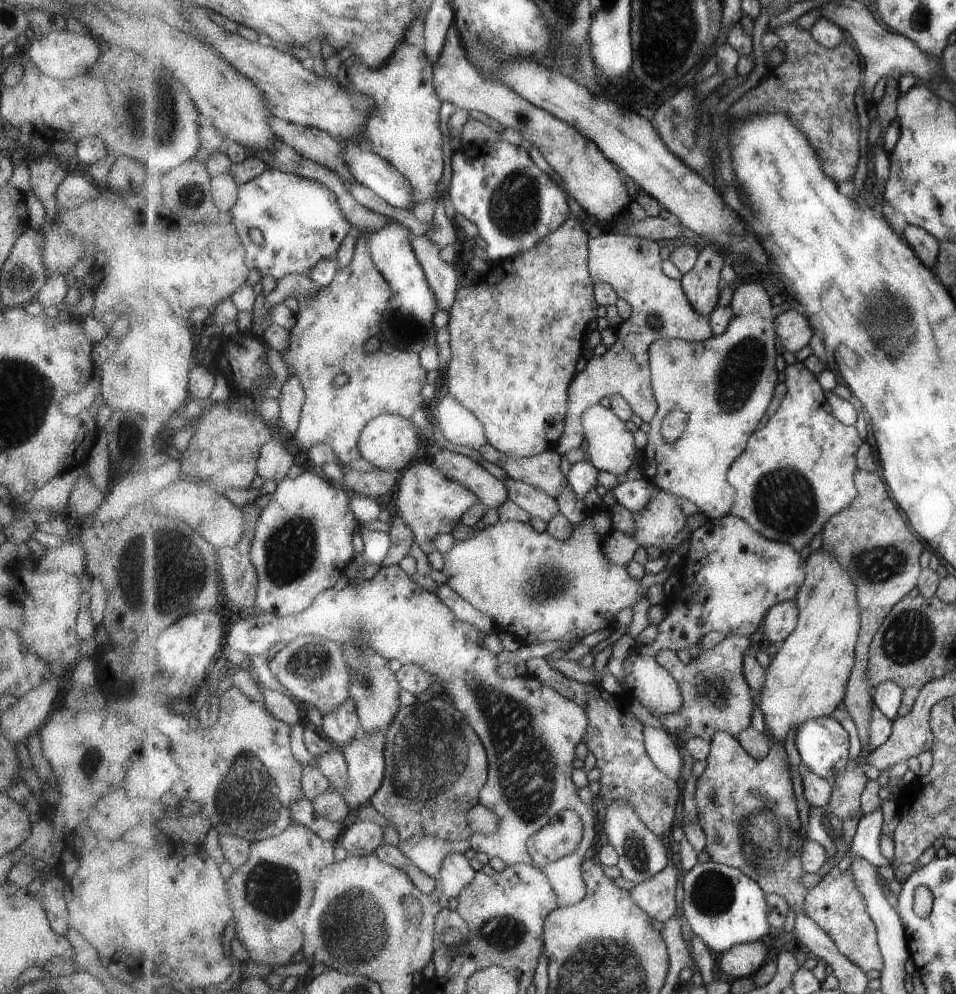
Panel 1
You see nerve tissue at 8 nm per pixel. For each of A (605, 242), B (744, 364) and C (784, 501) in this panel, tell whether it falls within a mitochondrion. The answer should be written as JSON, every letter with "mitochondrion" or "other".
{"A":"other","B":"mitochondrion","C":"mitochondrion"}

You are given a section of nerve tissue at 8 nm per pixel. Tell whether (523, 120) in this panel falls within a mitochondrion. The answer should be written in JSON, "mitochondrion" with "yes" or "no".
{"mitochondrion":"yes"}

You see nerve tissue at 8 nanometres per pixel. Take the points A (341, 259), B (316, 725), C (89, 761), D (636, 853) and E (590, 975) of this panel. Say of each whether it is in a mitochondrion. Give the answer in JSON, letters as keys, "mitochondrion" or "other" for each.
{"A":"other","B":"other","C":"mitochondrion","D":"mitochondrion","E":"mitochondrion"}

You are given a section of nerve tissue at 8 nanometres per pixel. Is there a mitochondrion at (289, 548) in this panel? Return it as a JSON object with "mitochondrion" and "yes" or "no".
{"mitochondrion":"yes"}

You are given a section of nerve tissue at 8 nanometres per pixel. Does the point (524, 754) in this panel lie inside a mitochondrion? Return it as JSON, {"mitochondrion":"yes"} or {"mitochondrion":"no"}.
{"mitochondrion":"yes"}

